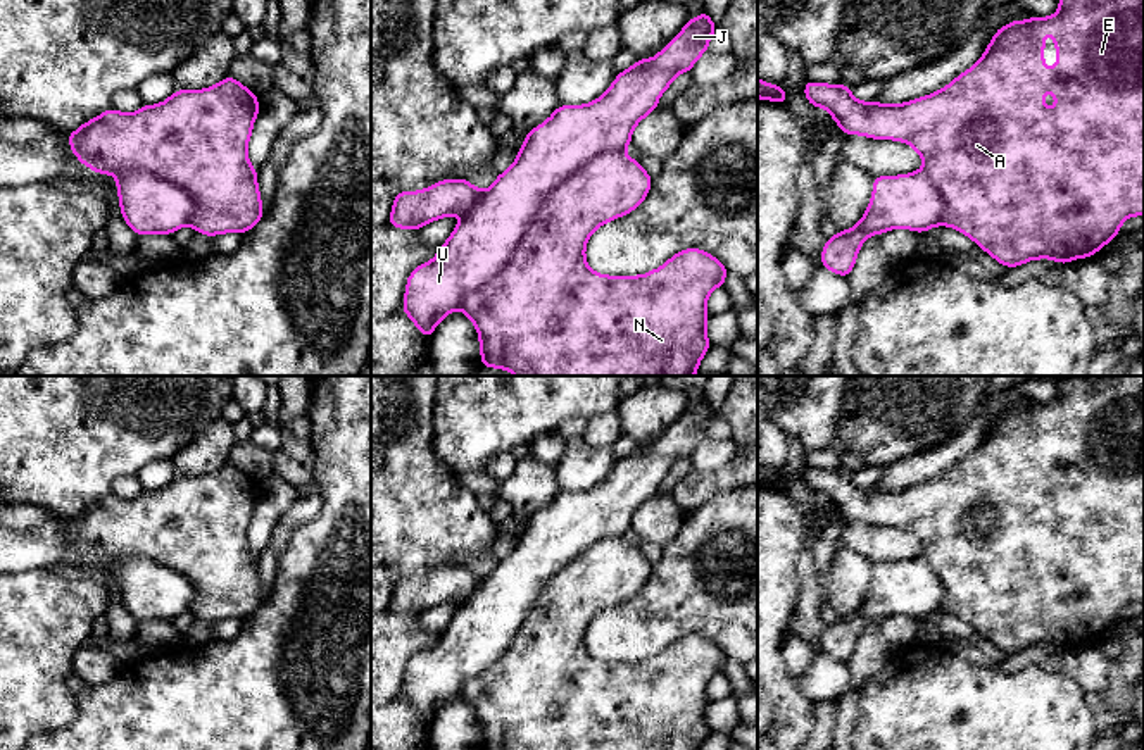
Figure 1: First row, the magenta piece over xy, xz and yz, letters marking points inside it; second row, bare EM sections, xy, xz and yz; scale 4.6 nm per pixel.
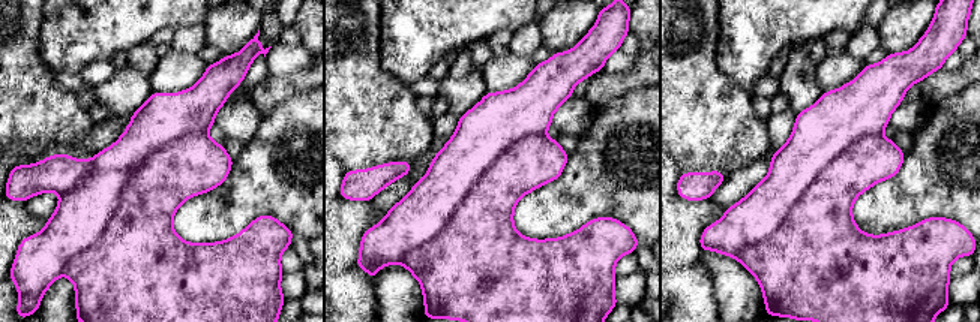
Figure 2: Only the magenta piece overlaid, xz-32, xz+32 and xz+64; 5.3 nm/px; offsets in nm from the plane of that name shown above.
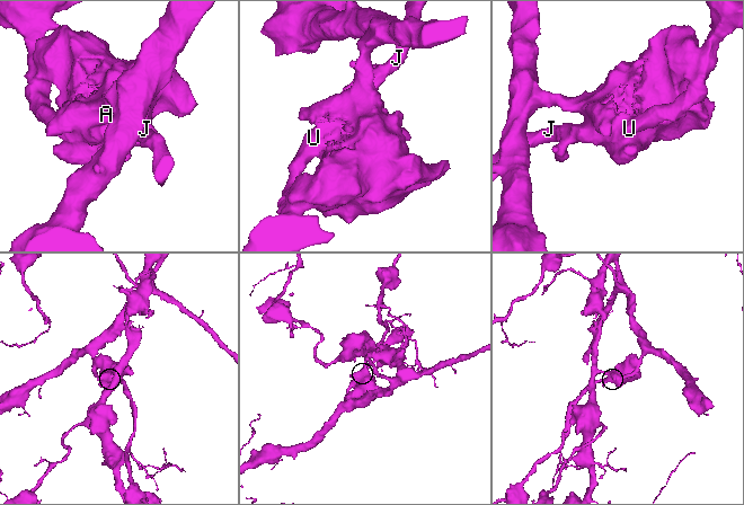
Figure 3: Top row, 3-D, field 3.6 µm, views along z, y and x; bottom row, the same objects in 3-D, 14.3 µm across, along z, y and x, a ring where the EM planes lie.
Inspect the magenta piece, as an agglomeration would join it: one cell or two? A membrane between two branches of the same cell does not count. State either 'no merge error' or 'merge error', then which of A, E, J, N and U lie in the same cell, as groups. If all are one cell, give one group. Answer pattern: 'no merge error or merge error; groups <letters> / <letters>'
merge error; groups A E N / J U

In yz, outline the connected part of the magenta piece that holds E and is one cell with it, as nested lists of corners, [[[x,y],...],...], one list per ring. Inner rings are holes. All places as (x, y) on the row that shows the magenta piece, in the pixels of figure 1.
[[[1059,0],[1059,9],[1051,17],[1035,16],[1028,21],[1011,21],[1009,24],[996,31],[987,50],[984,52],[984,55],[975,66],[971,66],[968,71],[965,71],[956,79],[952,79],[946,88],[935,93],[930,93],[927,97],[906,102],[906,103],[890,105],[890,103],[877,103],[877,102],[858,102],[852,97],[849,86],[845,84],[825,84],[825,83],[814,83],[814,81],[806,81],[804,95],[813,107],[827,109],[830,116],[833,117],[833,121],[840,126],[844,134],[861,134],[861,136],[868,136],[875,140],[897,140],[897,141],[911,145],[923,159],[921,171],[930,178],[930,181],[933,183],[933,186],[937,188],[937,191],[942,195],[946,202],[946,210],[940,219],[940,226],[956,228],[958,231],[971,238],[980,248],[984,248],[989,255],[992,255],[999,264],[1006,267],[1018,267],[1023,262],[1035,260],[1035,259],[1053,259],[1061,264],[1070,264],[1073,257],[1075,259],[1092,257],[1099,248],[1103,248],[1116,234],[1120,234],[1120,226],[1125,219],[1128,219],[1130,216],[1144,216],[1144,0]],[[1046,28],[1049,29],[1049,34],[1056,40],[1054,48],[1059,57],[1059,62],[1049,71],[1044,67],[1044,29]],[[1046,88],[1051,88],[1056,98],[1054,110],[1044,109],[1044,90]]]

